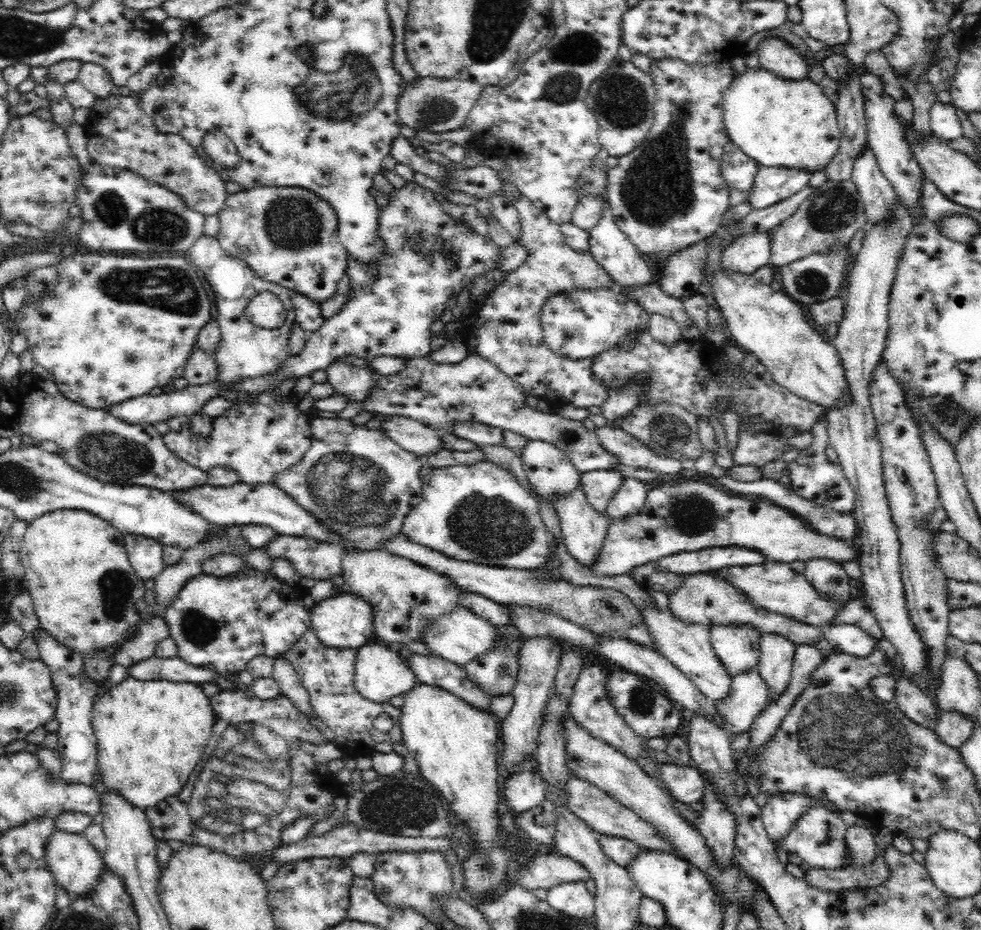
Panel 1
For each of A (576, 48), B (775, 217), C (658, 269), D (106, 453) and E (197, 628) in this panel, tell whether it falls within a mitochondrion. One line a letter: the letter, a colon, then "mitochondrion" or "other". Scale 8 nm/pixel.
A: mitochondrion
B: other
C: other
D: mitochondrion
E: mitochondrion

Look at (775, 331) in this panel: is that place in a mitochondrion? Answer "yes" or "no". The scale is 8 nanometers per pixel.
no

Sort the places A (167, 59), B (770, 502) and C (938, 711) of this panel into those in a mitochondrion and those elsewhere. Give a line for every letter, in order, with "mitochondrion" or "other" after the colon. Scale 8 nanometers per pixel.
A: other
B: other
C: other

